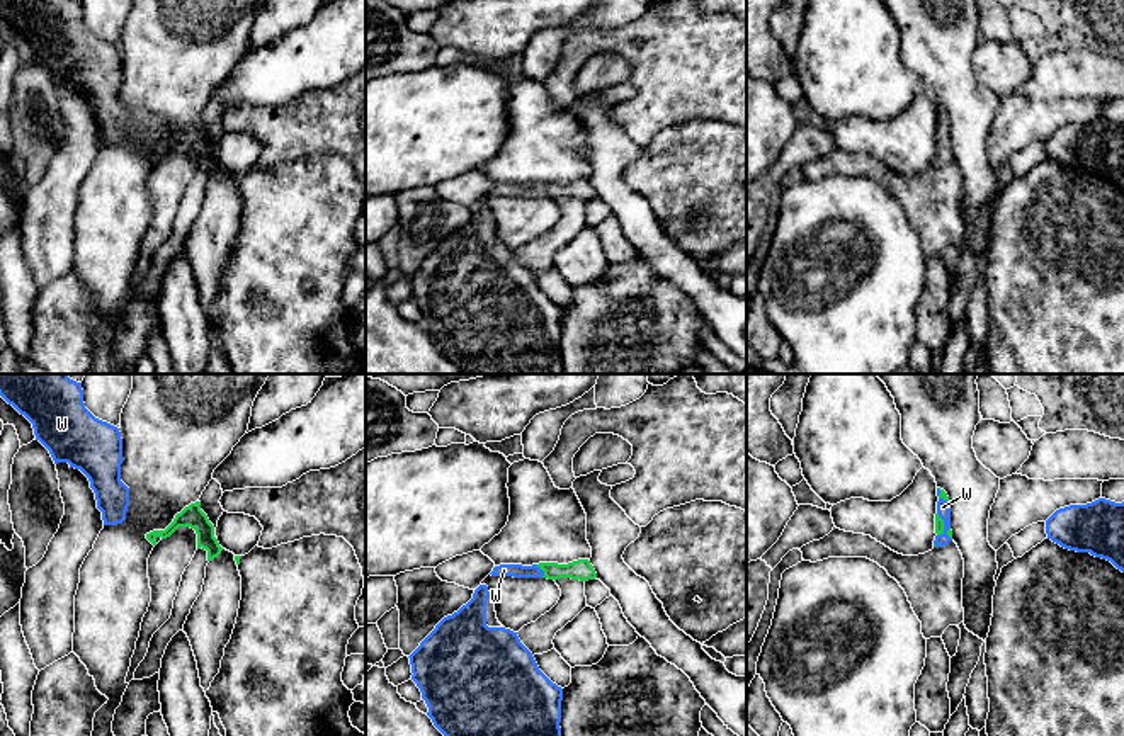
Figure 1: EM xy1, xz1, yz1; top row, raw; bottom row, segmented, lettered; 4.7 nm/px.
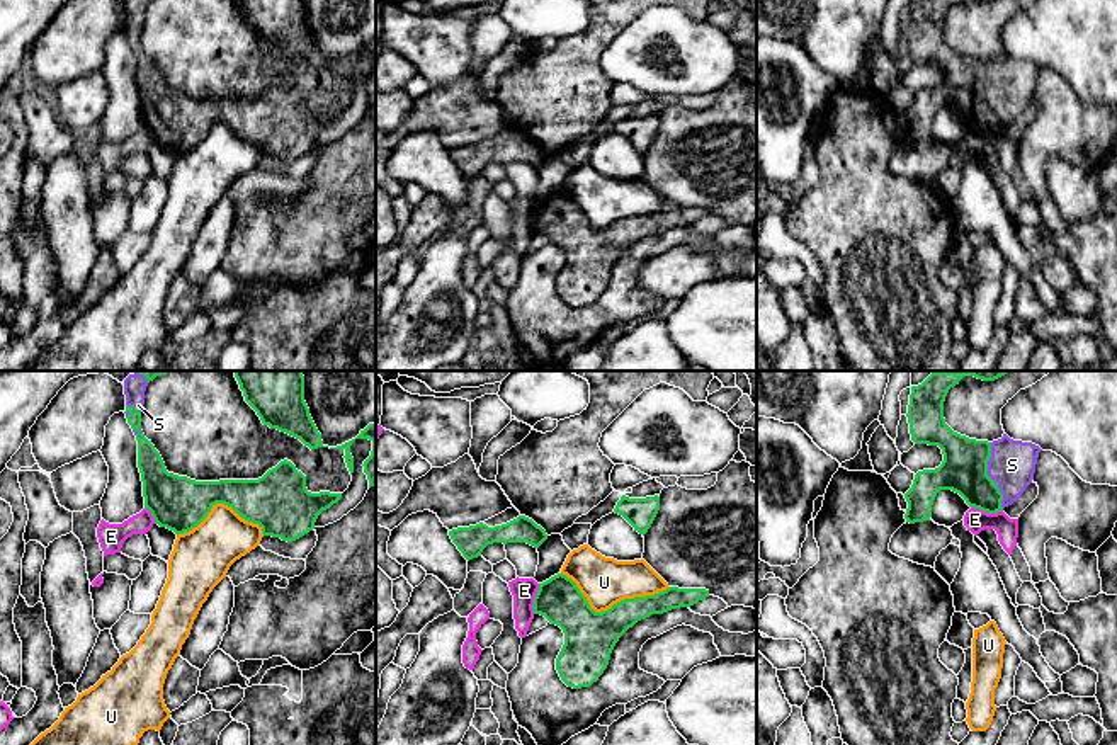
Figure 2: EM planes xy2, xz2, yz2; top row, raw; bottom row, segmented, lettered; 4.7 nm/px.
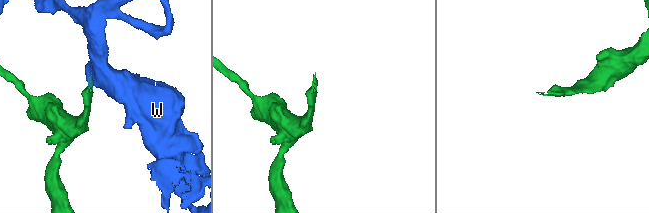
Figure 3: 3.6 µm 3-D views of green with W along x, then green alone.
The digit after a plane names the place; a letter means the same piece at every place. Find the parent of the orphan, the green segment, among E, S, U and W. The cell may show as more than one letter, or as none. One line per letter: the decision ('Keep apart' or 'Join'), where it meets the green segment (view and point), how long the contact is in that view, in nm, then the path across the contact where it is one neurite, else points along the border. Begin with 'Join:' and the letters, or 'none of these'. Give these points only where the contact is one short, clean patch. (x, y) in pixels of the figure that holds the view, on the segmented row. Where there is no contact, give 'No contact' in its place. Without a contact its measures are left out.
Join: S, W
E: Keep apart. Touches green at yz2 (986, 511). Shared border 150 nm. Boundary: yz2 (971, 506), (988, 512), (1002, 511)
S: Join. Touches green at yz2 (986, 475). Shared border 320 nm
U: Keep apart. Touches green at xz2 (612, 606). Shared border 500 nm
W: Join. Touches green at xz1 (543, 570). Shared border 70 nm. Path across: xz1 (582, 570), (543, 570), (504, 570)

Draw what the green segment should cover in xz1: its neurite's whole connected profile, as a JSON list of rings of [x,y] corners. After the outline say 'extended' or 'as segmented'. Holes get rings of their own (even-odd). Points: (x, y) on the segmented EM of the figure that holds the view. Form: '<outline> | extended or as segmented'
[[[578,559],[568,564],[558,564],[558,563],[539,563],[532,566],[500,564],[495,566],[490,575],[514,576],[514,578],[548,578],[554,581],[559,578],[571,578],[580,581],[588,581],[597,578],[597,573],[588,559]]] | extended

